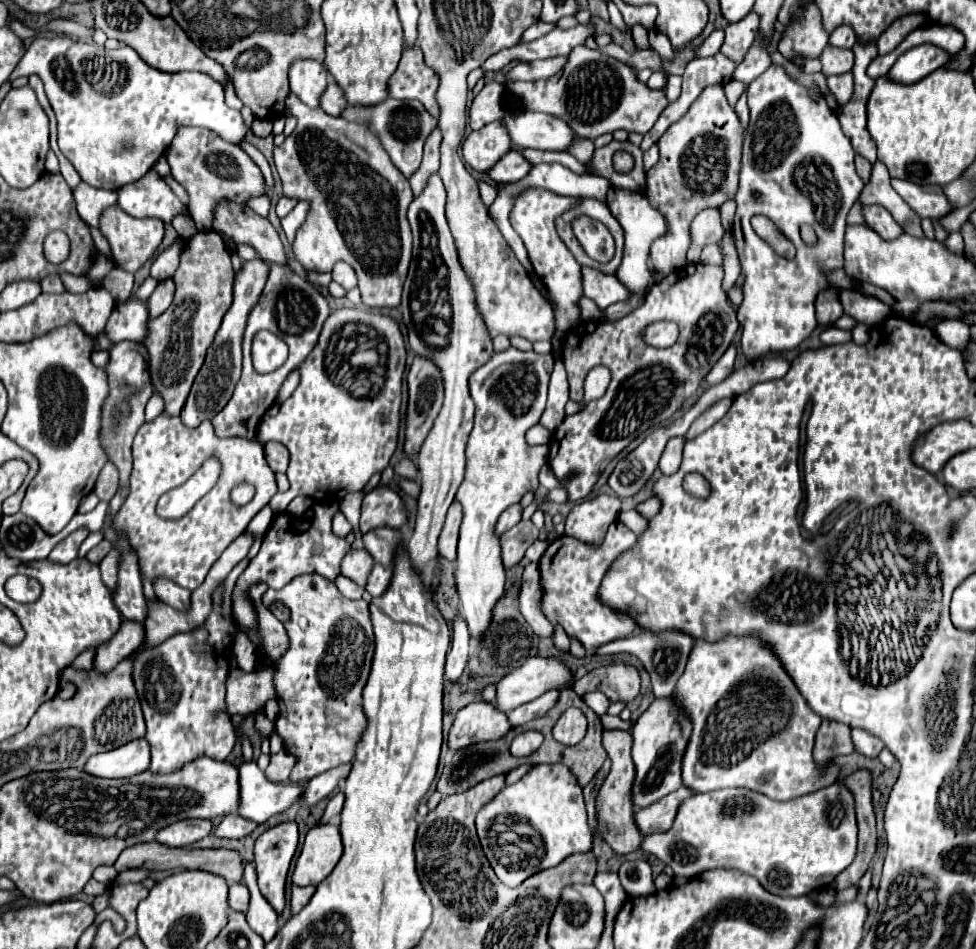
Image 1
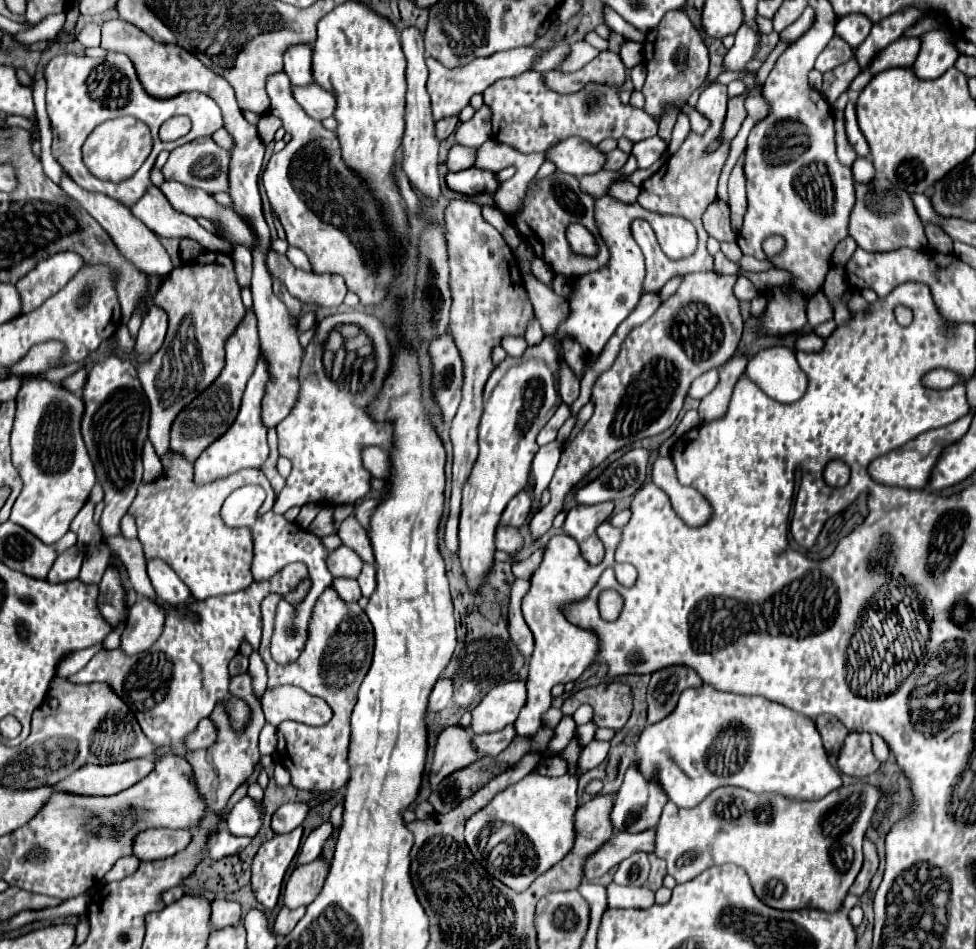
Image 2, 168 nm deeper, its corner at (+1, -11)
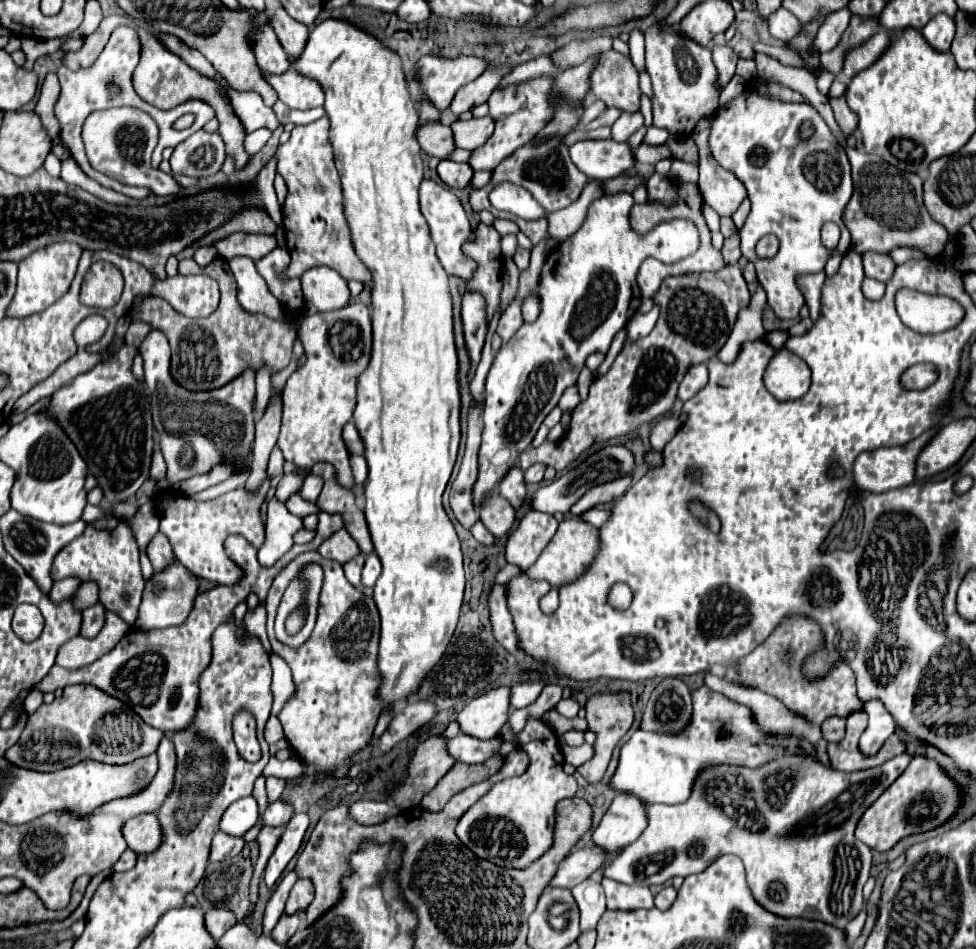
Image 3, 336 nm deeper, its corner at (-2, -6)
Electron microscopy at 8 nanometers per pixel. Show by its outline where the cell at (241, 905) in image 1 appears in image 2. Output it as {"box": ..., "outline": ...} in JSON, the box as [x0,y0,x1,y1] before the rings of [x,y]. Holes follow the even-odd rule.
{"box":[212,899,242,929],"outline":[[[214,899],[212,903],[212,925],[214,929],[222,929],[228,925],[238,925],[242,917],[242,907],[232,899]]]}

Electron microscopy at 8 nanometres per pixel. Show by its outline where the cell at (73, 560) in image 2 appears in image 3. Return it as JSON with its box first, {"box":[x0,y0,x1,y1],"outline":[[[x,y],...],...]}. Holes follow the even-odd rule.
{"box":[49,578,79,604],"outline":[[[65,578],[65,580],[59,580],[53,584],[51,592],[49,592],[49,598],[53,604],[61,604],[65,602],[67,598],[71,598],[75,594],[75,590],[79,588],[79,580],[71,580],[71,578]]]}

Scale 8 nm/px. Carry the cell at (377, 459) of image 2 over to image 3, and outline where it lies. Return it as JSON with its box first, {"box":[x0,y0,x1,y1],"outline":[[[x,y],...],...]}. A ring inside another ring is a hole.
{"box":[343,422,363,454],"outline":[[[347,422],[343,426],[343,442],[345,442],[345,446],[347,446],[347,450],[351,454],[363,454],[363,444],[361,444],[359,432],[355,430],[355,424],[353,422]]]}

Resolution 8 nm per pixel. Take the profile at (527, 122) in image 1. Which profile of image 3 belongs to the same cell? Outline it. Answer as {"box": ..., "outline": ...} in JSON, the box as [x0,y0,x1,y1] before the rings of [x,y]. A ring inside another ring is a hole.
{"box":[571,140,635,180],"outline":[[[581,140],[571,148],[571,160],[591,180],[611,180],[635,168],[629,144],[615,140]]]}

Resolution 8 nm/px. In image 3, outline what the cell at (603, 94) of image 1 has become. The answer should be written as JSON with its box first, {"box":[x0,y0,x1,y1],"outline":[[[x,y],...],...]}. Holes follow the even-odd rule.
{"box":[467,78,553,172],"outline":[[[537,78],[527,84],[507,88],[507,90],[495,90],[487,102],[489,116],[495,120],[495,132],[481,148],[471,152],[471,158],[467,164],[473,170],[489,170],[491,172],[503,158],[507,158],[507,154],[513,154],[519,146],[531,142],[531,138],[539,130],[543,130],[545,122],[551,120],[551,112],[553,112],[553,106],[549,102],[551,86],[553,84],[549,82],[549,78]]]}

